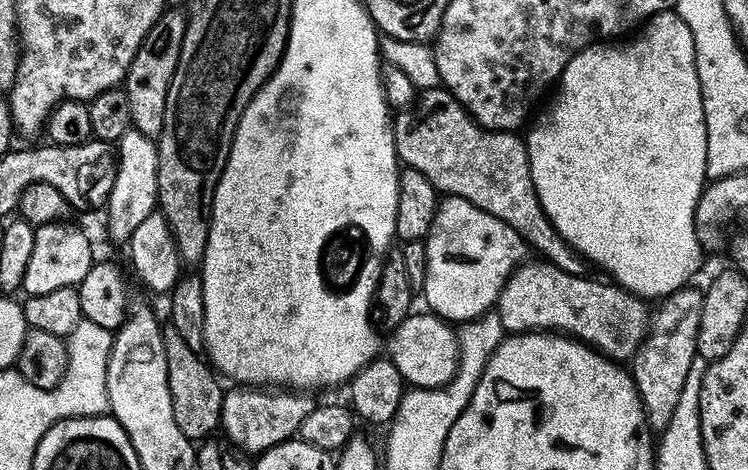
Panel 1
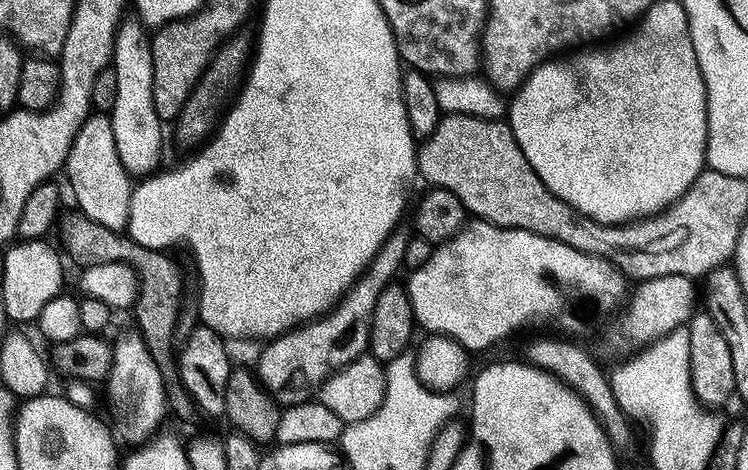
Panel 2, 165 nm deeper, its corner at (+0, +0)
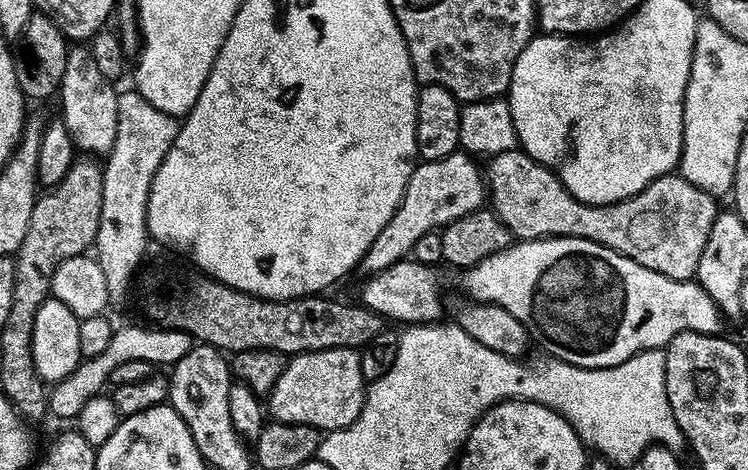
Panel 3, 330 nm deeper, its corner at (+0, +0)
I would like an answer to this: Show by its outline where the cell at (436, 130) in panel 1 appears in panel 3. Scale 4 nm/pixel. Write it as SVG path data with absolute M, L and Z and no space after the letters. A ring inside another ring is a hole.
M523 150L503 152L491 157L487 164L486 196L490 201L491 211L495 212L497 218L512 231L517 241L546 240L549 236L586 238L626 258L634 258L634 262L658 274L666 274L666 278L691 280L695 277L698 258L702 258L706 238L710 238L710 230L714 226L718 200L706 190L694 186L694 182L690 182L686 177L669 174L650 182L650 186L646 186L637 196L632 196L629 200L619 200L613 204L587 204L574 198L574 194L566 190L566 186L551 170Z

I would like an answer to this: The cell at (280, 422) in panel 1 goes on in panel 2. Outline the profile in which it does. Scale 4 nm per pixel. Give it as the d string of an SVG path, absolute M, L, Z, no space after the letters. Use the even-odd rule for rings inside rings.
M394 230L382 242L376 257L348 287L344 297L332 307L331 312L317 316L315 320L310 320L299 328L274 336L261 347L264 349L256 364L254 363L254 371L264 389L276 397L277 404L287 406L313 399L333 374L368 352L374 306L378 303L382 290L386 290L386 286L397 279L396 271L404 268L404 255L410 236L409 233L400 231Z

